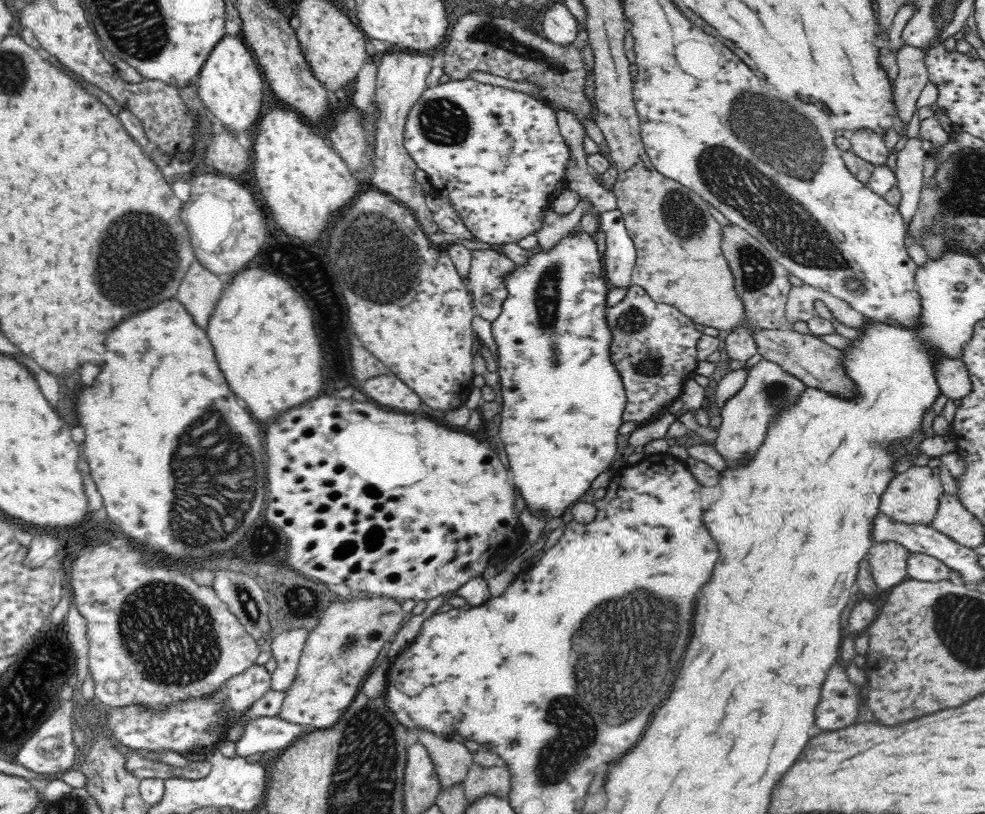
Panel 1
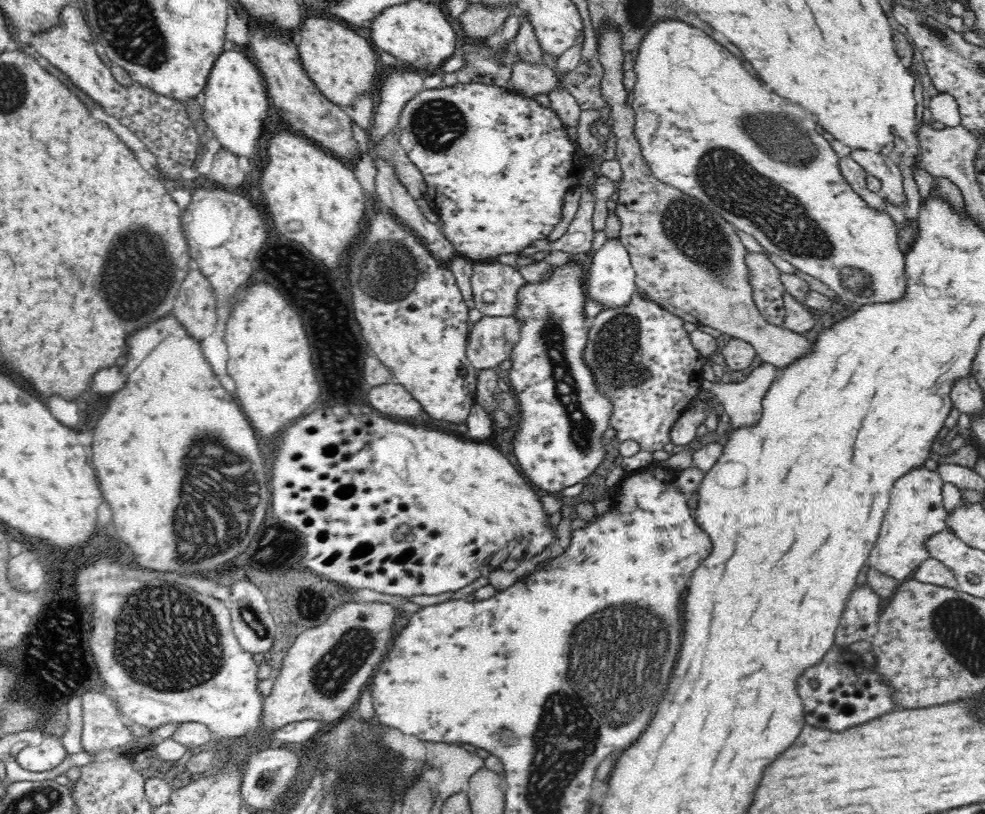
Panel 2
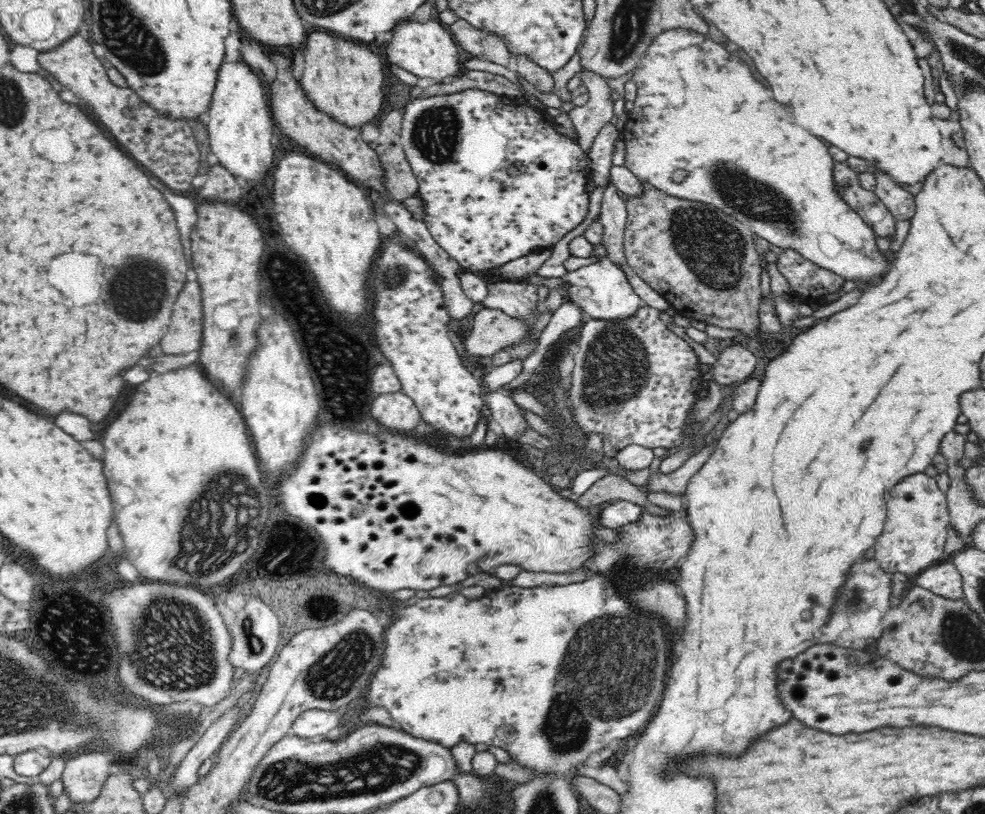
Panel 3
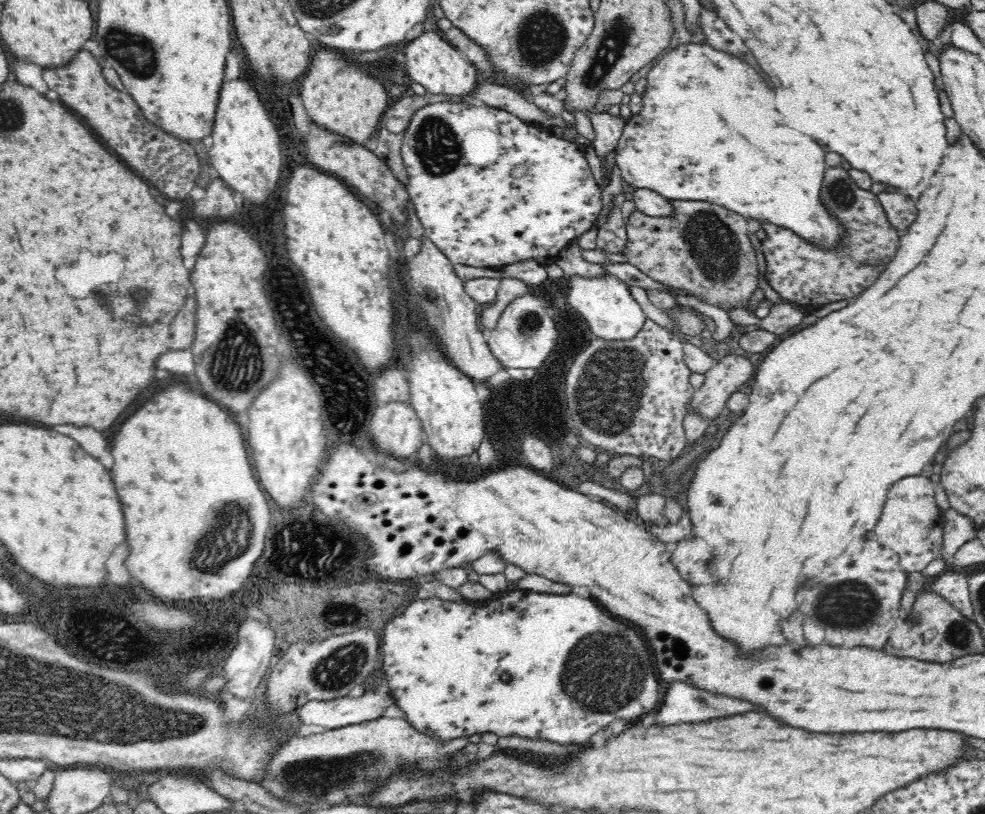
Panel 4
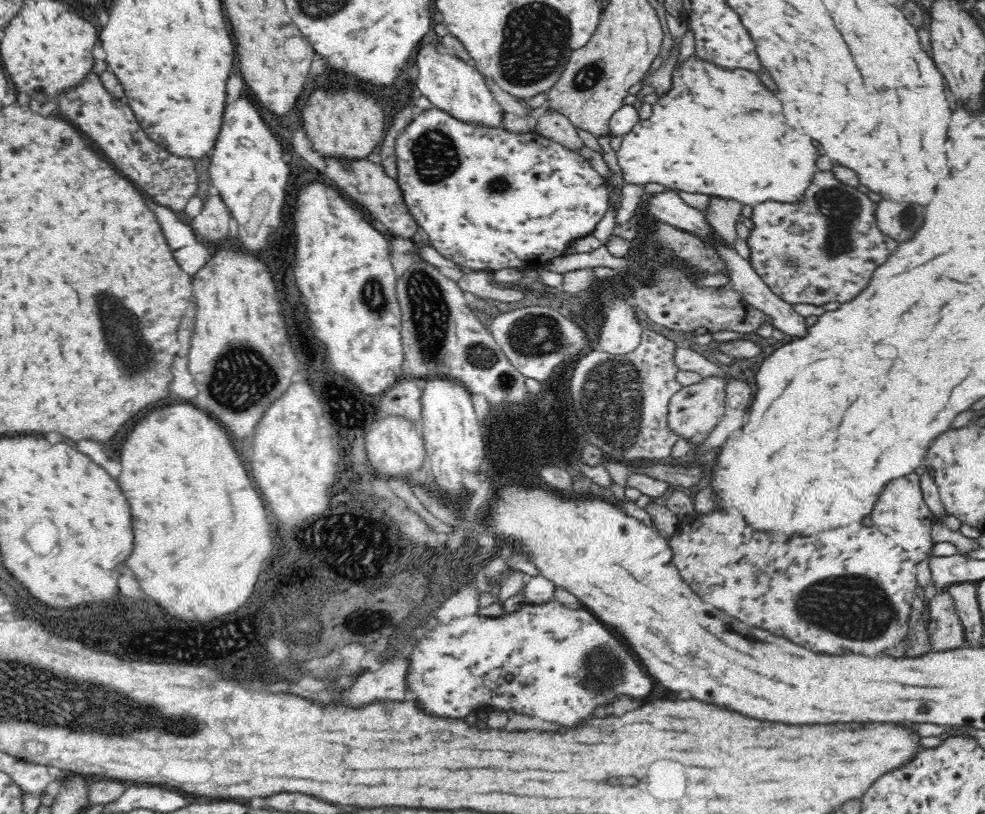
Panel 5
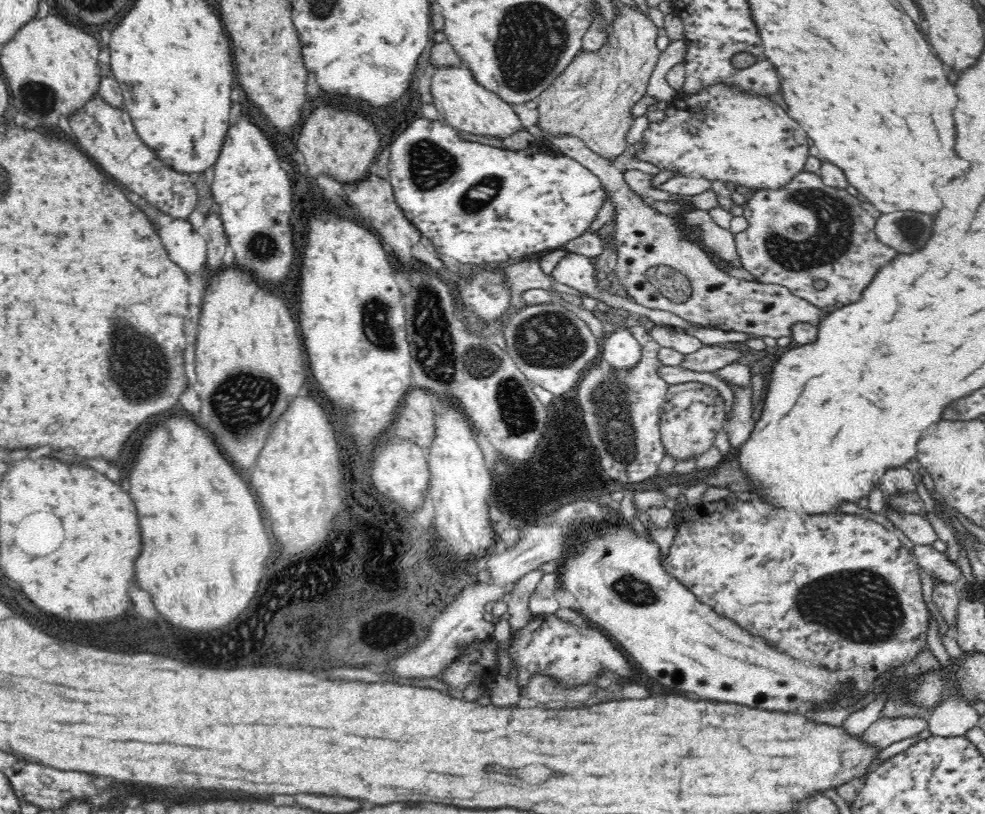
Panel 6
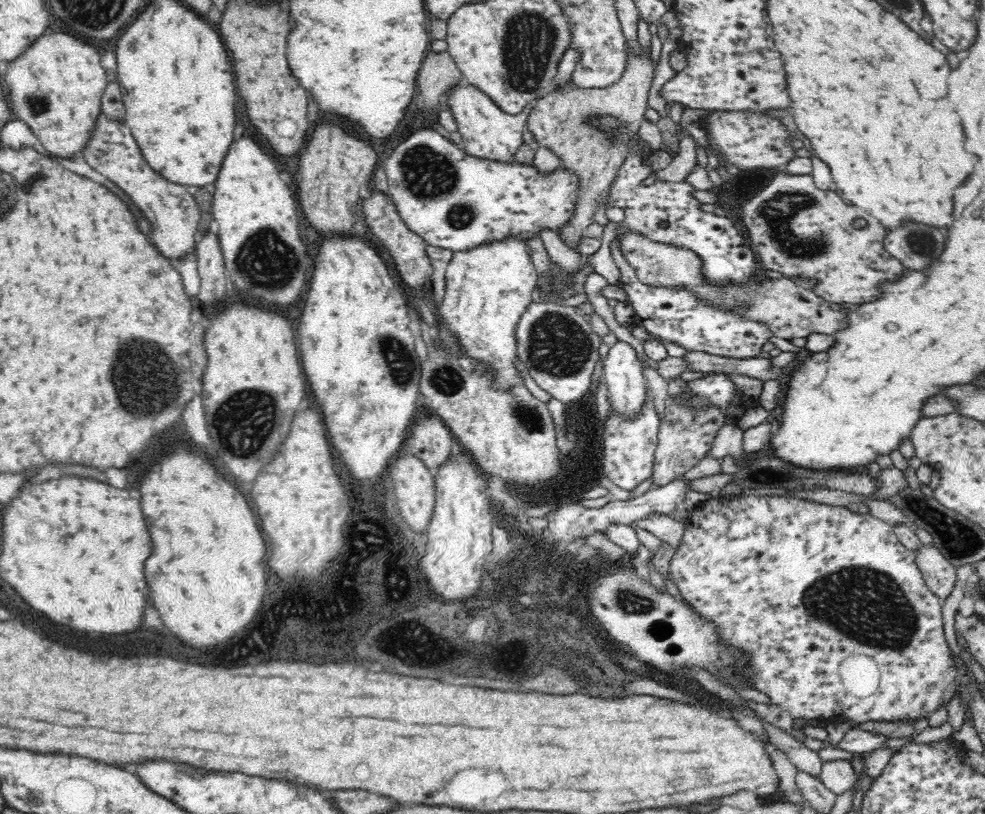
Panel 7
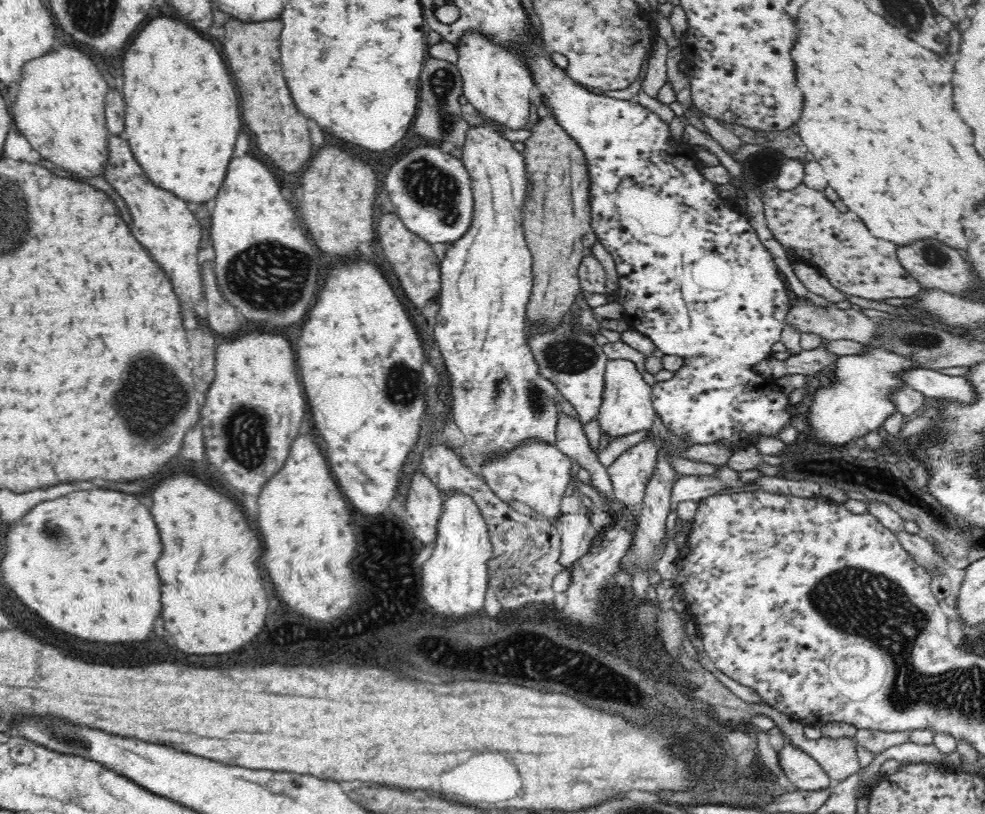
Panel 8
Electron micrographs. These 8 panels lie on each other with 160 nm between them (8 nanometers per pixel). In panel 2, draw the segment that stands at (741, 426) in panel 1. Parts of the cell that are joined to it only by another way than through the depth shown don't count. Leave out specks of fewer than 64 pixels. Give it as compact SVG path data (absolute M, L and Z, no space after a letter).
M764 363L752 370L745 380L710 382L703 379L701 389L718 397L734 428L752 426L760 420L764 394L777 376L777 370L774 365Z

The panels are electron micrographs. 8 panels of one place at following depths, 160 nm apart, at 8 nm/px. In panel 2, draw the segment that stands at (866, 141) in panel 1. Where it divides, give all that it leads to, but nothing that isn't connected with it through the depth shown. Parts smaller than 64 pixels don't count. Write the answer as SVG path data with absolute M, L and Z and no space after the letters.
M856 149L849 156L855 160L866 172L880 180L882 198L892 206L900 206L902 210L906 206L906 193L902 188L902 170L889 156L882 153Z

